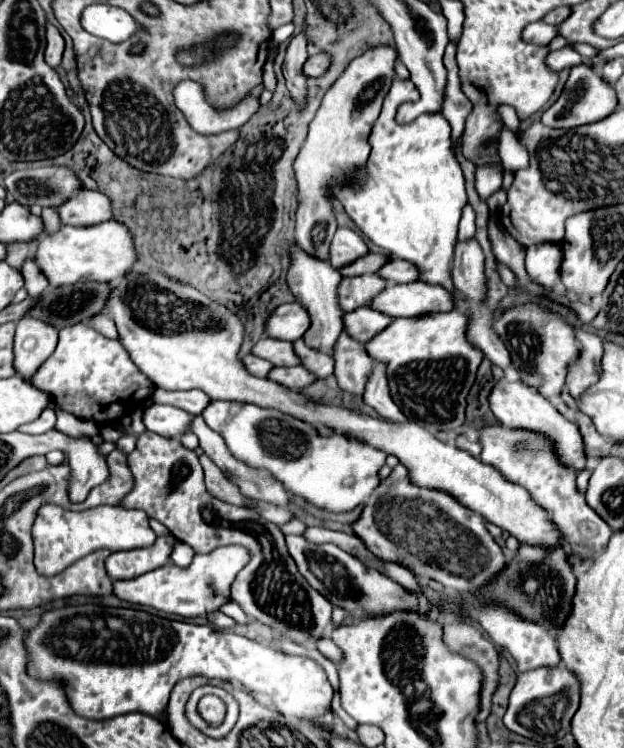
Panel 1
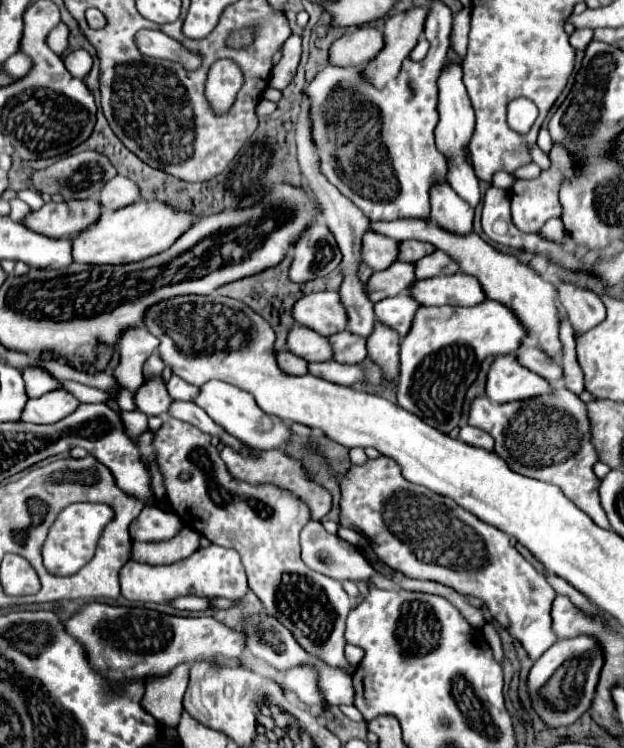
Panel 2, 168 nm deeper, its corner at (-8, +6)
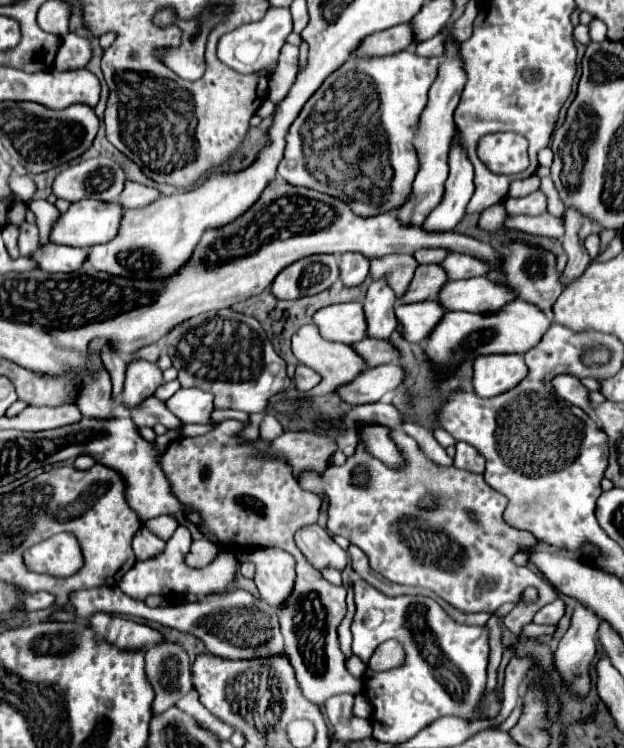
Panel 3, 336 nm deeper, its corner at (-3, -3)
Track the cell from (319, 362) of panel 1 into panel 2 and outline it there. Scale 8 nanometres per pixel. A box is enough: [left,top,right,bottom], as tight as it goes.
[330,331,368,363]

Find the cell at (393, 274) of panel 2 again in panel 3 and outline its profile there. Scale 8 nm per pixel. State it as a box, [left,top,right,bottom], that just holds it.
[399,264,447,304]

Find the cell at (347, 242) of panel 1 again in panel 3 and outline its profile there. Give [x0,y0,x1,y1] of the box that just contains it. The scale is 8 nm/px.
[371,254,417,296]

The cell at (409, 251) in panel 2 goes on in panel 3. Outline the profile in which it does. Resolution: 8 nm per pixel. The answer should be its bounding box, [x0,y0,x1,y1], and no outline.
[413,248,449,264]

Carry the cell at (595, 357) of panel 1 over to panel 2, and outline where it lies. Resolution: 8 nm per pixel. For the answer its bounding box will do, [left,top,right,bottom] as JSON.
[556,281,606,333]

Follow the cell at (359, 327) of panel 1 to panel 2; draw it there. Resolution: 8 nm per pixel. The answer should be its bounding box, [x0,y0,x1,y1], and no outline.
[374,293,420,337]

